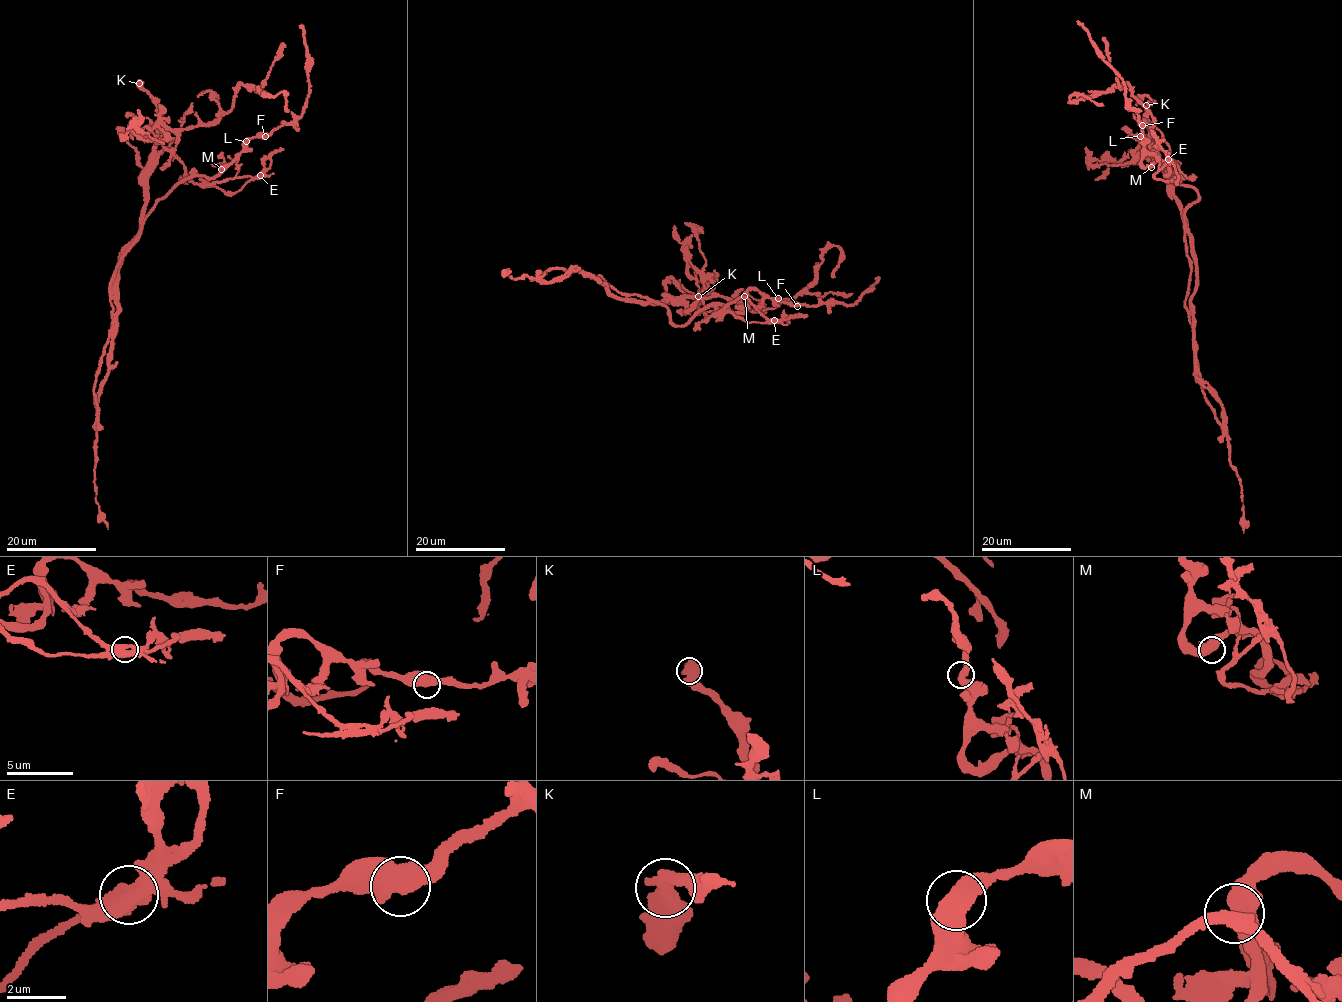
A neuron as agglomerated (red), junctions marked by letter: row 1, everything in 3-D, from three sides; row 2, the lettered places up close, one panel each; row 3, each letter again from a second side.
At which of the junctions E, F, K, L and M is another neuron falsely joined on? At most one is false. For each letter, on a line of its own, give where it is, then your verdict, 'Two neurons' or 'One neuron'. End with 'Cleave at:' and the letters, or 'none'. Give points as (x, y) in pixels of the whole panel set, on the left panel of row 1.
E: Place: (260, 175). Two neurons
F: Place: (265, 136). One neuron
K: Place: (139, 83). One neuron
L: Place: (246, 141). One neuron
M: Place: (221, 169). One neuron
Cleave at: E

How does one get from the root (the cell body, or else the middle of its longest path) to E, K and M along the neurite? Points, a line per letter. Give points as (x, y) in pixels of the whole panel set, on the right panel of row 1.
E: (1185, 224), (1185, 212), (1198, 196), (1169, 178), (1171, 171), (1177, 174), (1174, 181), (1178, 176), (1168, 159)
K: (1185, 224), (1182, 207), (1160, 161), (1158, 148), (1149, 136), (1146, 105)
M: (1185, 224), (1184, 216), (1194, 203), (1196, 191), (1165, 174), (1169, 170), (1162, 161), (1151, 167)

